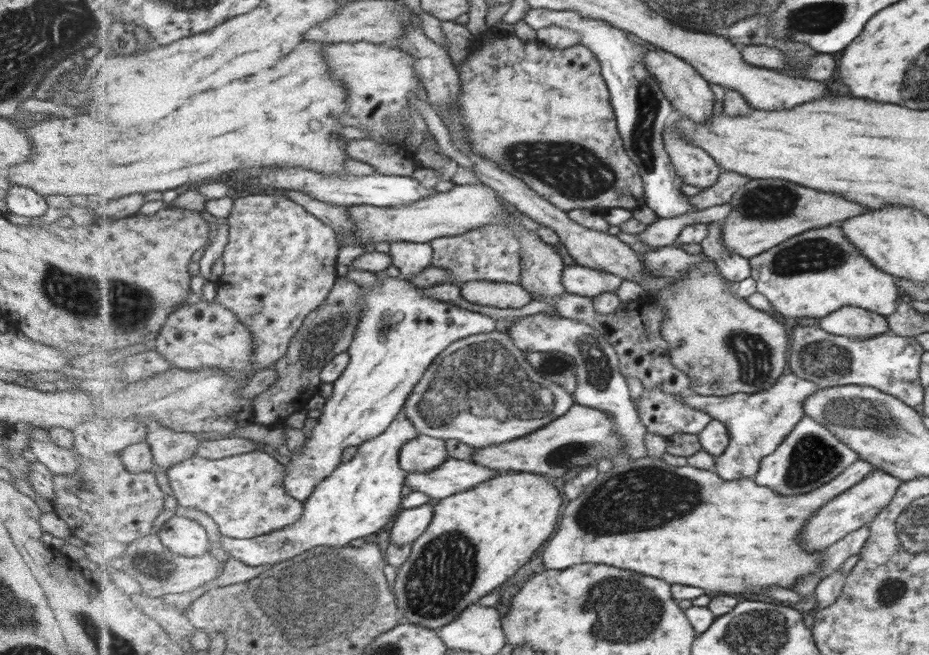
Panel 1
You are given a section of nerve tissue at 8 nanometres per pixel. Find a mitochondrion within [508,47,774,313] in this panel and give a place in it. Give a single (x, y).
(647, 104)

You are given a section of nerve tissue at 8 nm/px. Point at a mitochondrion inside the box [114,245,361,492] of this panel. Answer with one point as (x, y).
(322, 336)

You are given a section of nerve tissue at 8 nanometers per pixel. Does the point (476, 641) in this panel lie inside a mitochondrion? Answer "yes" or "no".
no

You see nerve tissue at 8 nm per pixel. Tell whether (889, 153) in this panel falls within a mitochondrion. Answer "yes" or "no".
no

